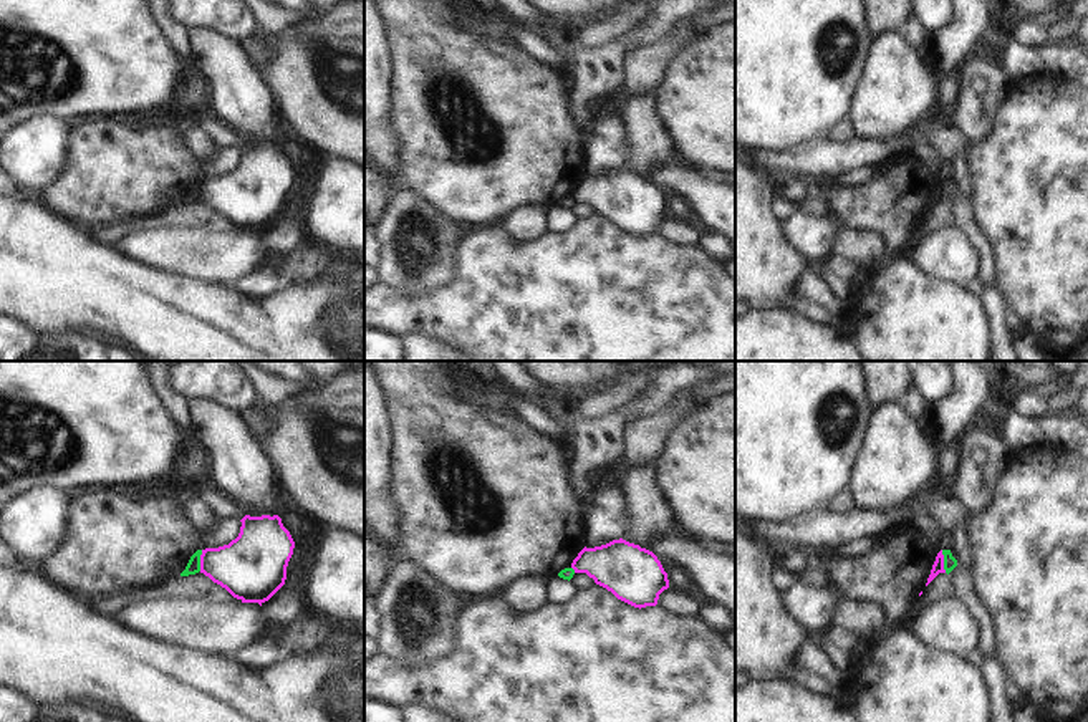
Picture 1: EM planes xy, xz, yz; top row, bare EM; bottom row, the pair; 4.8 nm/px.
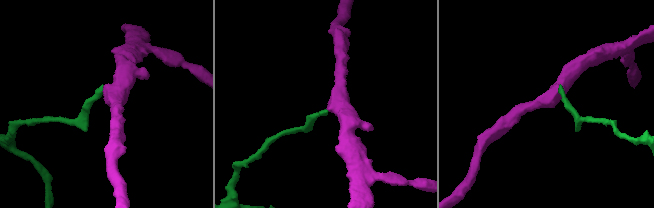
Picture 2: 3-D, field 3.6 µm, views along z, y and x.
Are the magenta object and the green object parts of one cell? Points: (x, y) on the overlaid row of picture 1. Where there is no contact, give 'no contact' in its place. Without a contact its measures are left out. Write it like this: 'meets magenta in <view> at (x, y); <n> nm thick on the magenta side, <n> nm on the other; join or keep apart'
meets magenta in yz at (943, 562); 60 nm thick on the magenta side, 60 nm on the other; keep apart

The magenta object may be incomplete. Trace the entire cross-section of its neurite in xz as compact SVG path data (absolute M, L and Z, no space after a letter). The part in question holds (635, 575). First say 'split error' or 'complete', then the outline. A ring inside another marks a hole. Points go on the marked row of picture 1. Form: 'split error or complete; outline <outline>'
complete; outline M623 538L595 548L585 546L571 568L639 609L656 606L659 594L669 588L667 573L657 556Z

